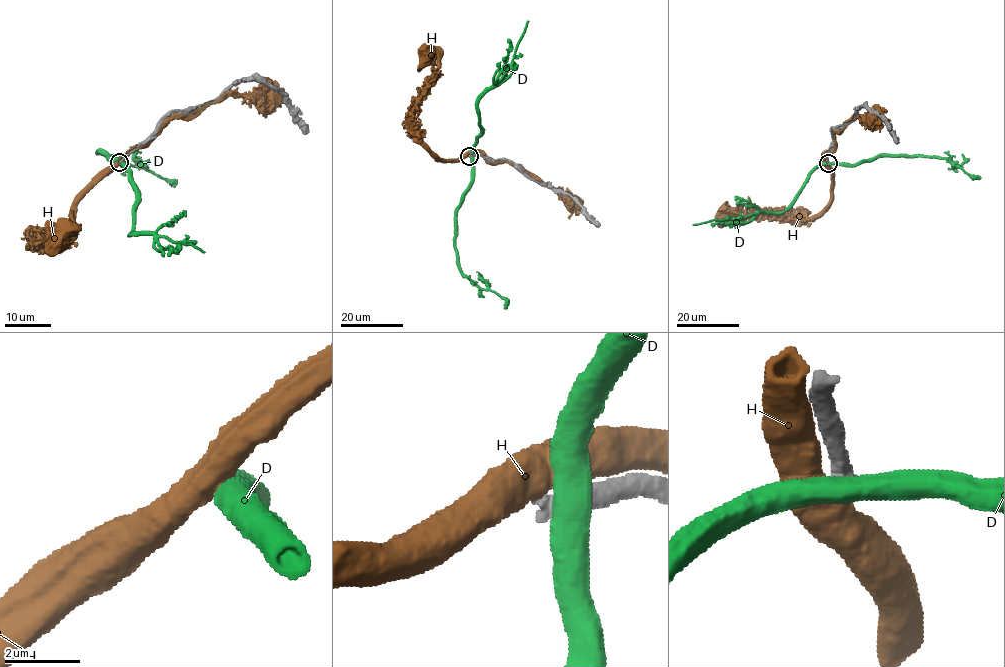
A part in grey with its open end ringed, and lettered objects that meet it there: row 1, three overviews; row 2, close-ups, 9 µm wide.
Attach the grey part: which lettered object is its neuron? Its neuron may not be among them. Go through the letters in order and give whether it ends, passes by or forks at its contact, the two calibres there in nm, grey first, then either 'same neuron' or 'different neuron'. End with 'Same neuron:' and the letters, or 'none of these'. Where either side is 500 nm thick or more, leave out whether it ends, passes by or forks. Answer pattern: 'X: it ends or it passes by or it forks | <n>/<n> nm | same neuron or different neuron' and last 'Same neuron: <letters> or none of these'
D: 500/550 nm | different neuron
H: 480/700 nm | different neuron
Same neuron: none of these

